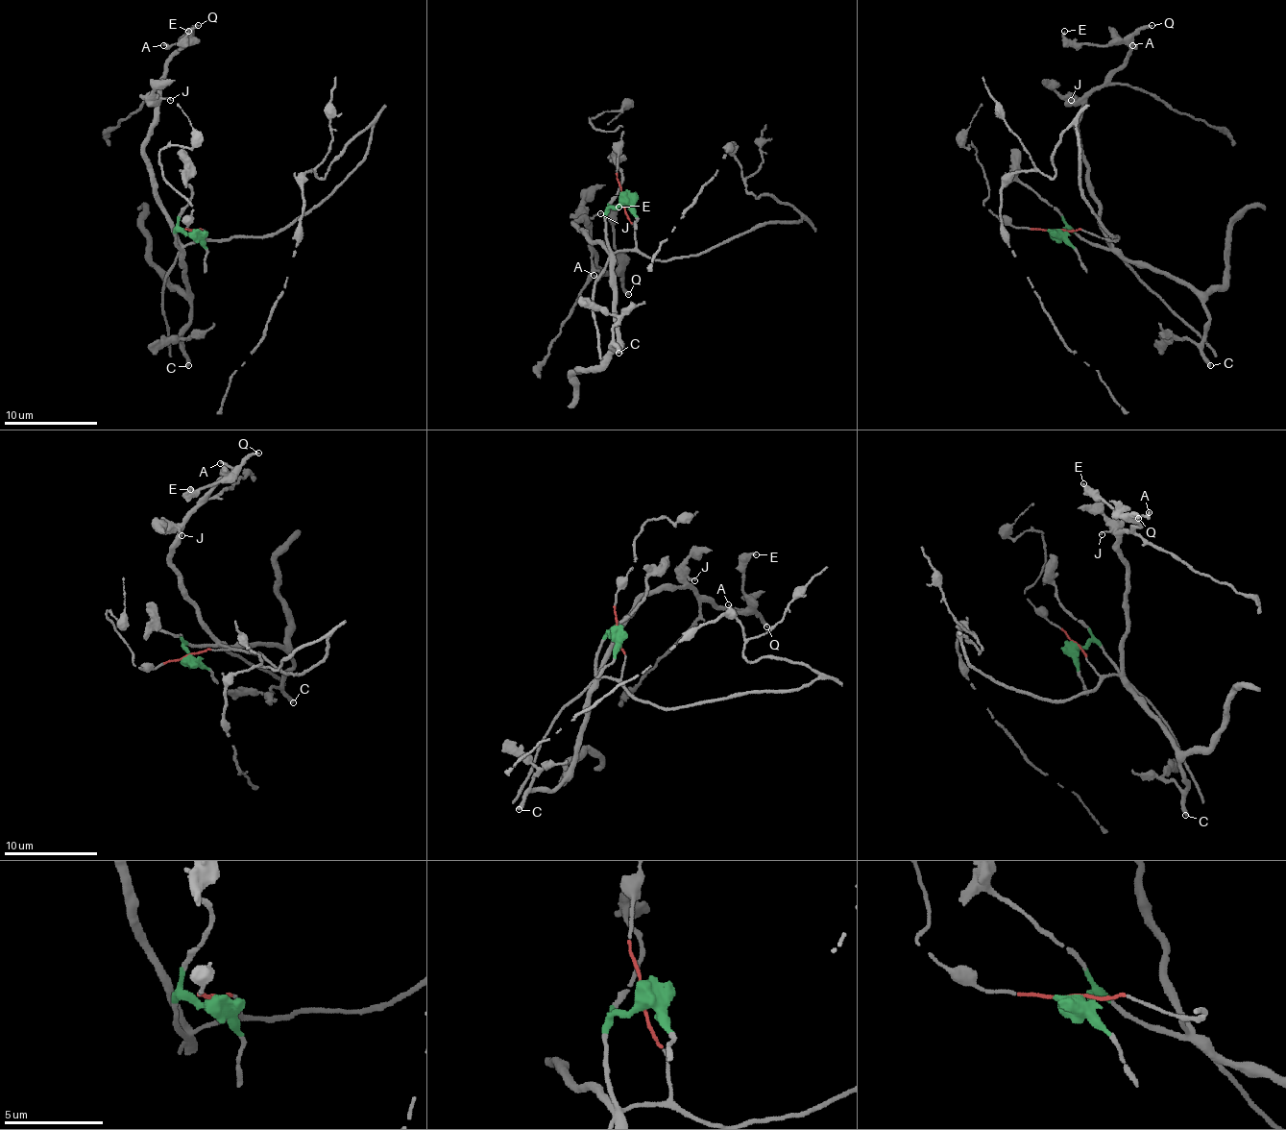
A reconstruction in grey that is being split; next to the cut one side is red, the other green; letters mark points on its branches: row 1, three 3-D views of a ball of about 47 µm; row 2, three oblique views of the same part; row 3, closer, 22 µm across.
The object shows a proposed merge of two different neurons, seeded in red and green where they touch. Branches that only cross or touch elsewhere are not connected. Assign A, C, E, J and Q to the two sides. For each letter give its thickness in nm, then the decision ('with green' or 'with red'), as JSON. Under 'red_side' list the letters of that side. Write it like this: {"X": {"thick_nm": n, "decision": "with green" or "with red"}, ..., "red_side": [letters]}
{"A": {"thick_nm": 260, "decision": "with green"}, "C": {"thick_nm": 320, "decision": "with green"}, "E": {"thick_nm": 220, "decision": "with green"}, "J": {"thick_nm": 110, "decision": "with green"}, "Q": {"thick_nm": 240, "decision": "with green"}, "red_side": []}

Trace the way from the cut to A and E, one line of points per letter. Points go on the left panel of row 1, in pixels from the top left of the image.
A: (191, 231), (175, 231), (175, 242), (178, 245), (145, 154), (163, 68), (180, 47), (163, 44)
E: (191, 231), (175, 231), (175, 242), (178, 245), (145, 154), (163, 68), (189, 42), (182, 42), (189, 31)

